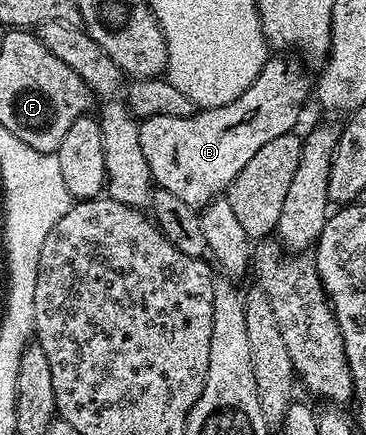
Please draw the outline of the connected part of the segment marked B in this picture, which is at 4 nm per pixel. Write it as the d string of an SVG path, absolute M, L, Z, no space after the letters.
M293 56L266 57L263 68L255 80L250 82L247 92L231 100L231 104L201 108L187 116L175 116L166 112L140 119L139 148L143 148L143 156L147 156L147 168L153 173L154 183L160 189L171 192L171 196L195 208L204 208L214 198L224 195L231 180L243 172L243 167L251 161L255 152L259 152L259 148L263 148L263 144L275 140L275 136L291 134L298 129L296 126L301 118L301 109L305 101L311 98L311 82L305 79L300 65L302 63Z

